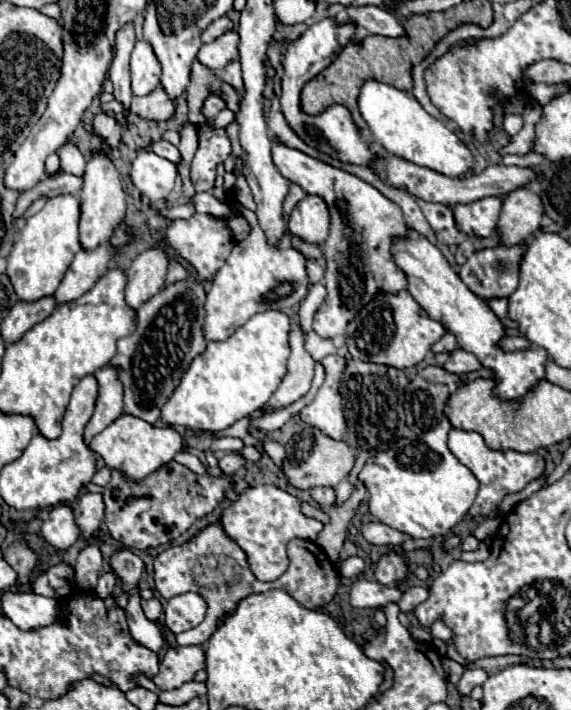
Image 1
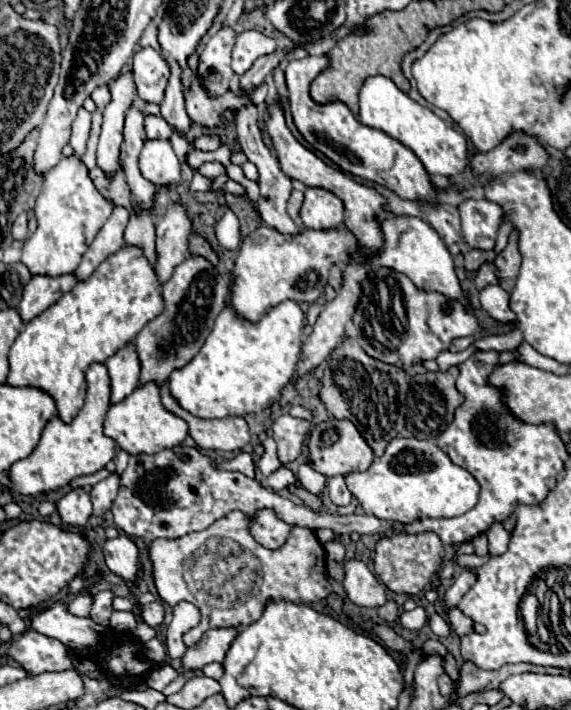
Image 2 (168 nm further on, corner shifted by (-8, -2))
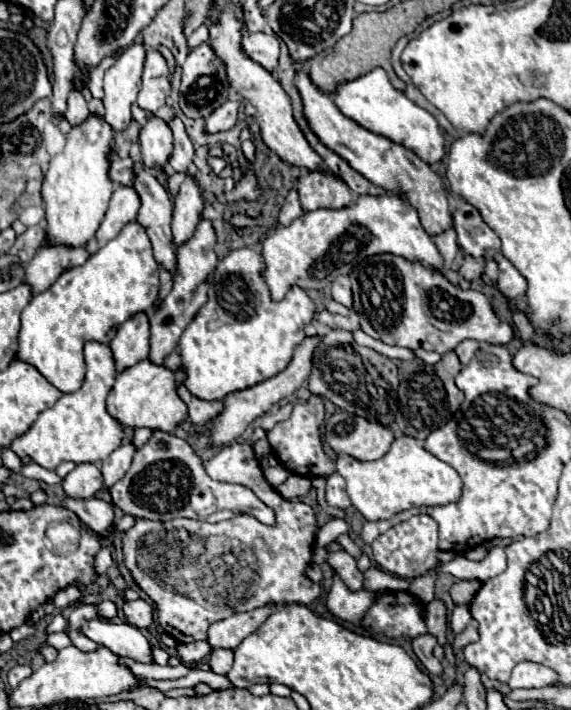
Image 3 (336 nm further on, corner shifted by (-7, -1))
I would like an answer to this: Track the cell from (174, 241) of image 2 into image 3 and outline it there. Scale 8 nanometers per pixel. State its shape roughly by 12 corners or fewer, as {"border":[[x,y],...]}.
{"border":[[185,177],[175,197],[171,229],[175,247],[185,243],[201,219],[201,189]]}

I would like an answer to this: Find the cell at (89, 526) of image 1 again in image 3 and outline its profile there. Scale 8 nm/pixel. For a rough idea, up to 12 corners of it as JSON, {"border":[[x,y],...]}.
{"border":[[135,445],[117,447],[103,463],[103,487],[117,483],[129,469]]}

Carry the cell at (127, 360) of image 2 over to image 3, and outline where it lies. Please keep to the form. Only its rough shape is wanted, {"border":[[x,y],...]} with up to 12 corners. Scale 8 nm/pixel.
{"border":[[149,317],[127,319],[109,343],[117,371],[149,357]]}

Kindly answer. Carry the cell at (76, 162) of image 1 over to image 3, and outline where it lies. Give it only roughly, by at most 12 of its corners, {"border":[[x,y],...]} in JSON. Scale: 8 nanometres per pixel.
{"border":[[73,89],[67,99],[65,119],[79,125],[89,109],[81,91]]}

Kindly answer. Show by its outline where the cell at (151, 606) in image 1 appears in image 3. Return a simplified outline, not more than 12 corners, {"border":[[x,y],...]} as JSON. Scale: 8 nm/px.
{"border":[[141,601],[123,603],[125,619],[139,629],[153,621],[151,605]]}

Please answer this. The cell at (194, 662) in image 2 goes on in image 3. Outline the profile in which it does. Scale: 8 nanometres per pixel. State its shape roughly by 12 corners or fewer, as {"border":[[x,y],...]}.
{"border":[[275,605],[231,615],[209,627],[211,647],[235,649]]}

